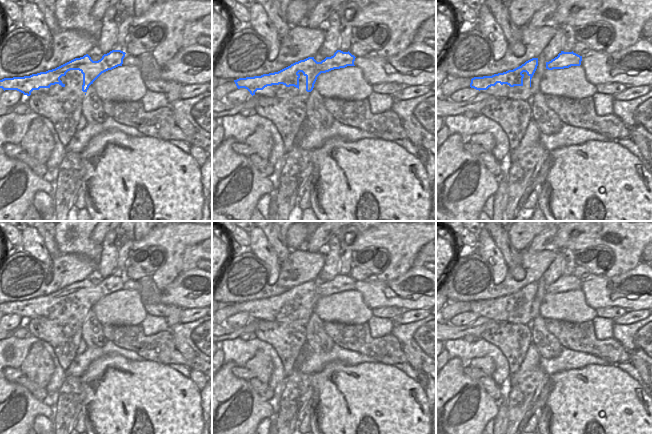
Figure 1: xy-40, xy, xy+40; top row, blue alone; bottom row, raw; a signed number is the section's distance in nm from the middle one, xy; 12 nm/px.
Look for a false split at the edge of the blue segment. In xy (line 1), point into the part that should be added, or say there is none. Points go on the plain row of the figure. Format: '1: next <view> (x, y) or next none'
1: next none

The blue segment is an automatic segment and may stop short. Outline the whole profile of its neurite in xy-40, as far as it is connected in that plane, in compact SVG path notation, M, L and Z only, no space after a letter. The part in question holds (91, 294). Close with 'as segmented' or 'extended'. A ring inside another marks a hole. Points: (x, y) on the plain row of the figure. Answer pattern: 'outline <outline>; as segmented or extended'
outline M112 274L104 278L98 285L93 285L86 278L75 282L55 293L40 296L24 301L4 302L0 304L0 312L5 314L17 314L24 319L30 320L33 314L50 312L51 309L59 308L65 311L60 302L70 294L79 294L83 298L82 315L87 316L89 310L104 296L122 290L125 276Z; as segmented

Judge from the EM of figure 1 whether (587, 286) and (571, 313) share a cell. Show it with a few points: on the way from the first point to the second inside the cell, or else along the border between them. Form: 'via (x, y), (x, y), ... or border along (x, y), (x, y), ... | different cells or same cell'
border along (580, 289), (584, 294), (585, 301), (595, 310) | different cells

